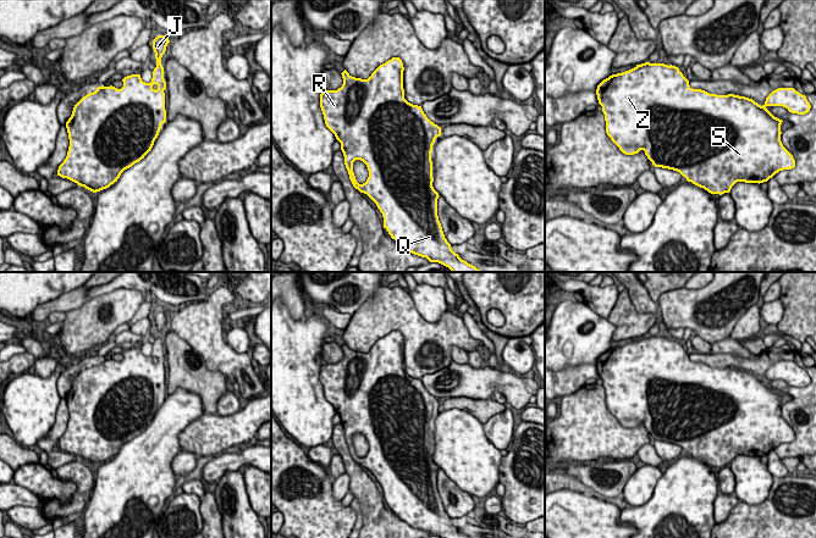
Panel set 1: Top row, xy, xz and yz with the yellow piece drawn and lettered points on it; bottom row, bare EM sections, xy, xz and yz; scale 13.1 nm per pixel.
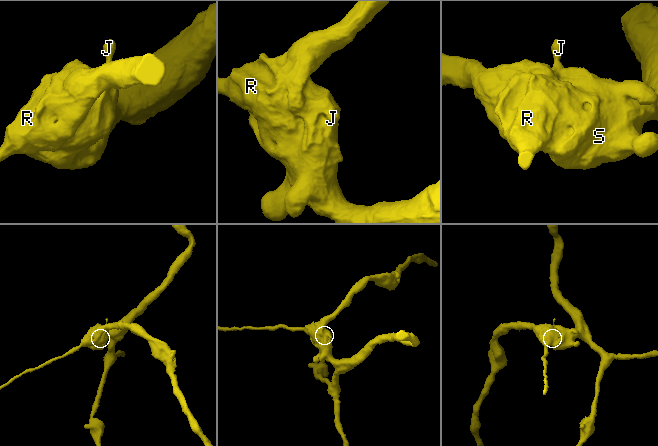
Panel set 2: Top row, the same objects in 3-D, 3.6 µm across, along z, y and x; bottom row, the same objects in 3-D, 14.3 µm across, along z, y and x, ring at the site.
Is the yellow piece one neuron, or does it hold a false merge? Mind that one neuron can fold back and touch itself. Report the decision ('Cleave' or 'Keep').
Keep

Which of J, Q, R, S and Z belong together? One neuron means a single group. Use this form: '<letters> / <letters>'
J Q R S Z

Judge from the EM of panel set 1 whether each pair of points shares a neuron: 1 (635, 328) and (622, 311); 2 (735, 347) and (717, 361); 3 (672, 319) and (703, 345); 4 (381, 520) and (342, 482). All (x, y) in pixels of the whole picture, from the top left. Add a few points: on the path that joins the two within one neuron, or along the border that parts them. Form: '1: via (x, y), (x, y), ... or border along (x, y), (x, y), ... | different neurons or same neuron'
1: via (632, 325), (623, 315) | same neuron
2: border along (714, 351), (745, 358), (755, 356) | different neurons
3: border along (693, 333), (710, 344) | different neurons
4: border along (345, 472), (349, 478), (349, 491) | different neurons

